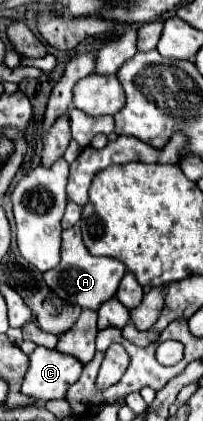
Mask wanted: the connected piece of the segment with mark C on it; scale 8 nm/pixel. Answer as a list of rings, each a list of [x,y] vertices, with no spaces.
[[[38,346],[30,354],[30,366],[22,384],[22,394],[38,398],[42,404],[64,398],[70,384],[80,378],[82,364],[58,350]]]

